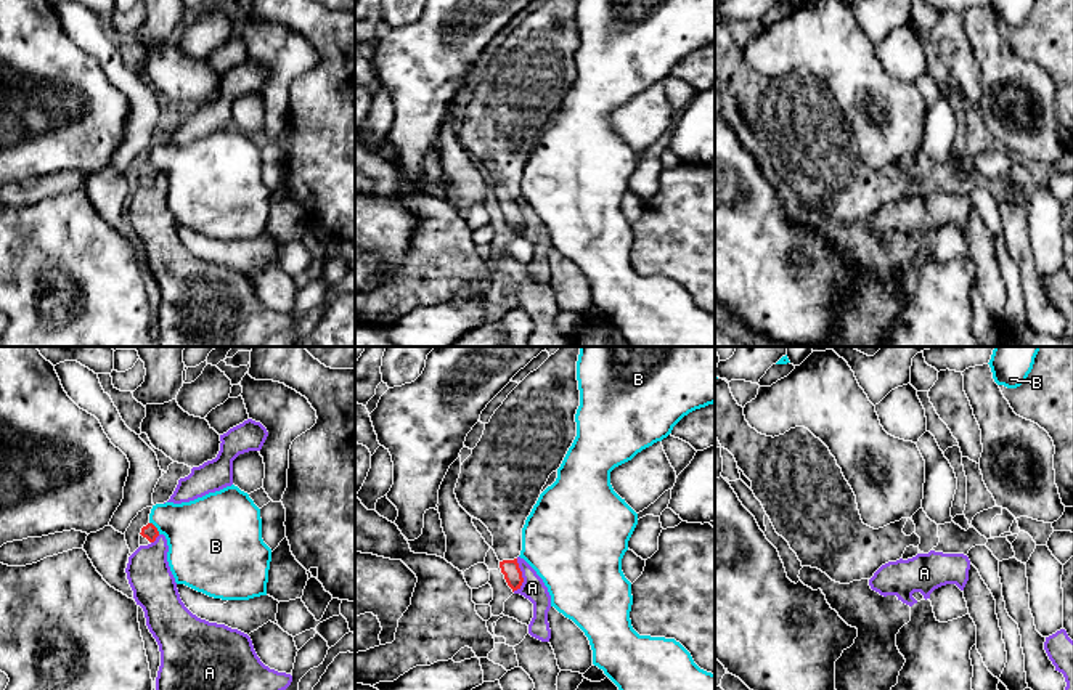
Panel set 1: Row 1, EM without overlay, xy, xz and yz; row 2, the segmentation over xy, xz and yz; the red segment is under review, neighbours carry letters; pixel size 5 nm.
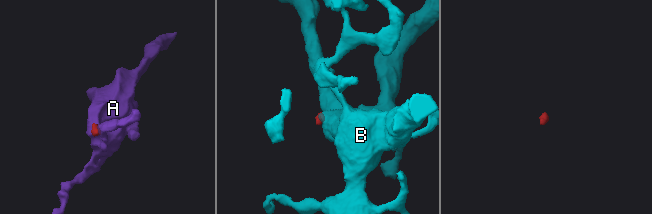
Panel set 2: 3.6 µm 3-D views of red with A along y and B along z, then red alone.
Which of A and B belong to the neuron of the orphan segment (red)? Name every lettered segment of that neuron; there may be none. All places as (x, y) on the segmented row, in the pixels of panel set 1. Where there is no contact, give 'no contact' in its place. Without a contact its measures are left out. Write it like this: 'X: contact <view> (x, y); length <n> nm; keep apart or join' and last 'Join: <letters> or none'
A: contact xz (521, 576); length 170 nm; keep apart
B: contact xy (156, 528); length 80 nm; keep apart
Join: none

